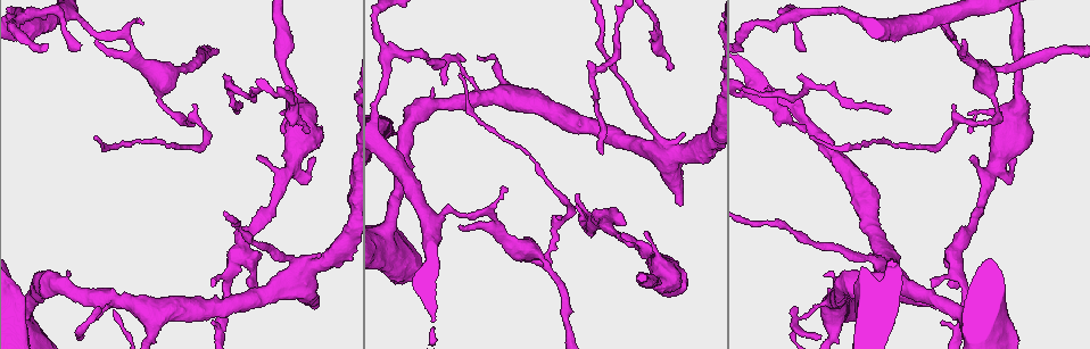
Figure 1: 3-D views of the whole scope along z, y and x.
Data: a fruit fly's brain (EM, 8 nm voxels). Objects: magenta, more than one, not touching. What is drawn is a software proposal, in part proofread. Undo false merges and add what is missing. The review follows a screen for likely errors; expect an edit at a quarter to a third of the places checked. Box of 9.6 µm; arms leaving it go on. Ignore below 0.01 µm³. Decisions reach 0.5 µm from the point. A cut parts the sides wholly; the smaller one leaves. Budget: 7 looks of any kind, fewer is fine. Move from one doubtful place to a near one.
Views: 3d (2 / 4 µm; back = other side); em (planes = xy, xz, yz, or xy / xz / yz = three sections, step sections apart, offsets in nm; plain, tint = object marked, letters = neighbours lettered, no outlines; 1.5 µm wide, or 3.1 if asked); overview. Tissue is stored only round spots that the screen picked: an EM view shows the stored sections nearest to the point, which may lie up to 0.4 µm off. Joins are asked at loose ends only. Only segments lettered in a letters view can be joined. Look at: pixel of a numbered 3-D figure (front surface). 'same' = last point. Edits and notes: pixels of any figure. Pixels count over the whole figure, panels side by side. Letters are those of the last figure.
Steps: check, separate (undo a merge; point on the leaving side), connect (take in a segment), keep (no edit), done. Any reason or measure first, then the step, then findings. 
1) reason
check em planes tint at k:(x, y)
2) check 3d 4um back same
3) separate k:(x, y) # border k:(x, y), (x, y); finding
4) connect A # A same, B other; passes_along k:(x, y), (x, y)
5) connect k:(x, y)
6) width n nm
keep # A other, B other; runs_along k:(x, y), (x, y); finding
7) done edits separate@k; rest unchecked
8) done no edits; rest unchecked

end of a long branch
check em planes letters at 1:(115, 310)

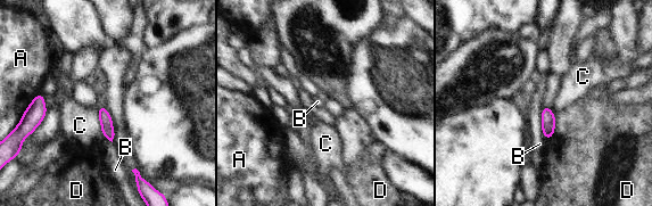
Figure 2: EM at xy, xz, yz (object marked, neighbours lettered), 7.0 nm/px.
width 90 nm
keep # A other, B other, C other, D other; border 2:(543, 105), (542, 133), (547, 141); none of them fits

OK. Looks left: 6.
free end
check 3d 2um at 1:(212, 287)

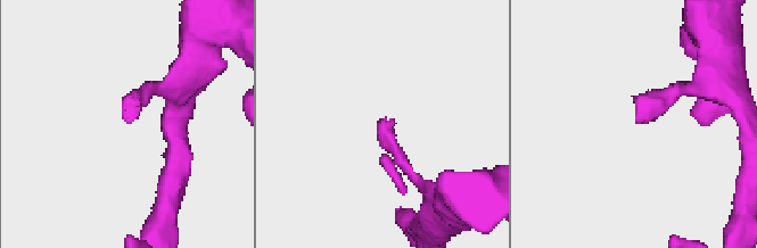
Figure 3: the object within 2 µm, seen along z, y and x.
need the tissue
check em planes letters at 3:(636, 120)

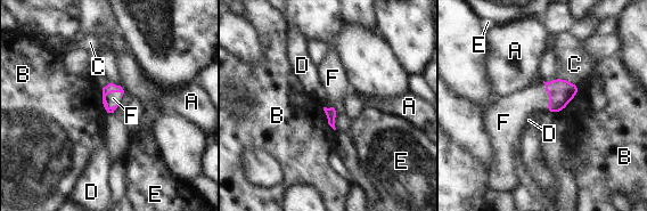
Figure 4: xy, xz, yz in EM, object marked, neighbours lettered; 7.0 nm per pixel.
connect F # A other, B other, C other, D other, E other, F same; passes_along 4:(109, 87), (108, 91), (113, 98); the cell continues

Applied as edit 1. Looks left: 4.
long arm stops here
check em planes letters at 1:(890, 111)

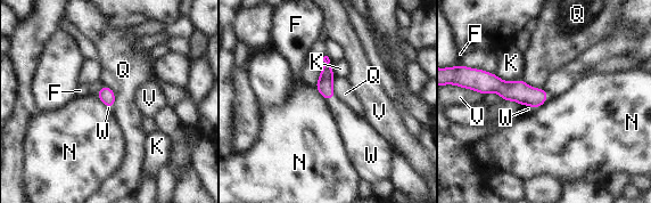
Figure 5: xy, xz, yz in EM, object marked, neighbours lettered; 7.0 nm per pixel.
longest_contact W 220 nm
connect W # F other, K other, N other, Q other, V other, W same; the cell continues

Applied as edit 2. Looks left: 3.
done edits connect@4, connect@5; rest unchecked

